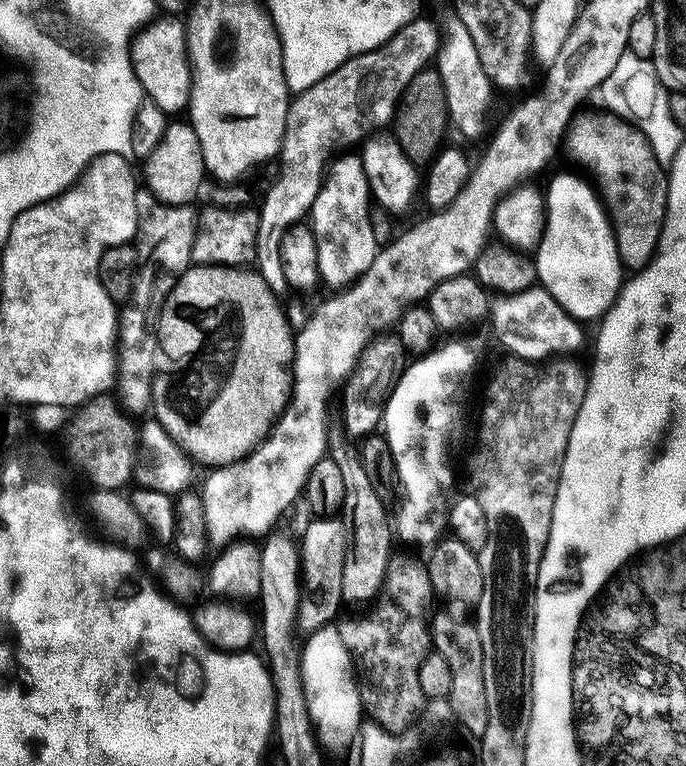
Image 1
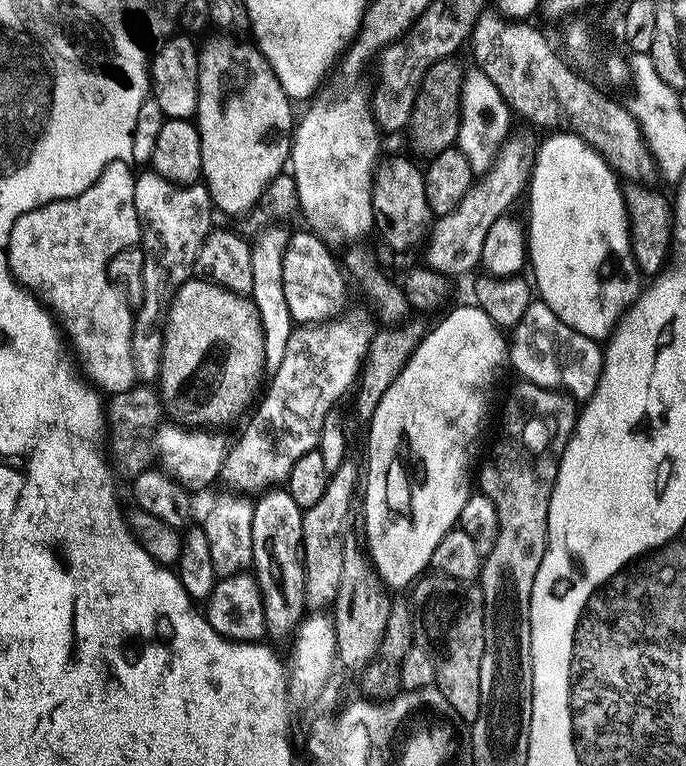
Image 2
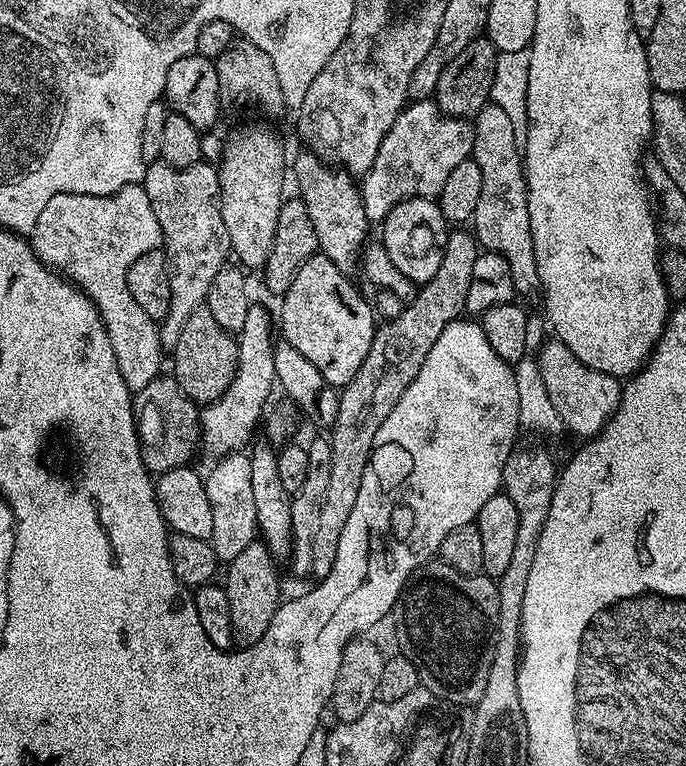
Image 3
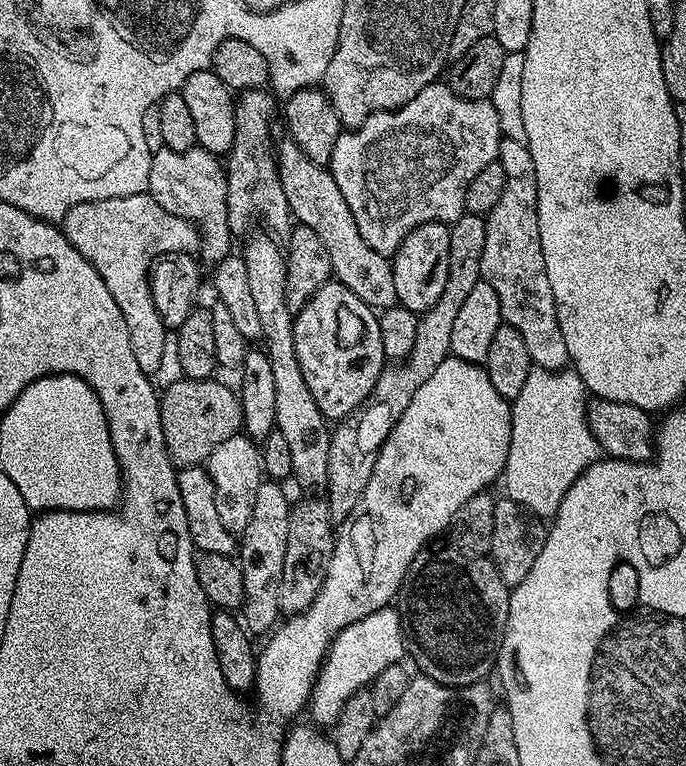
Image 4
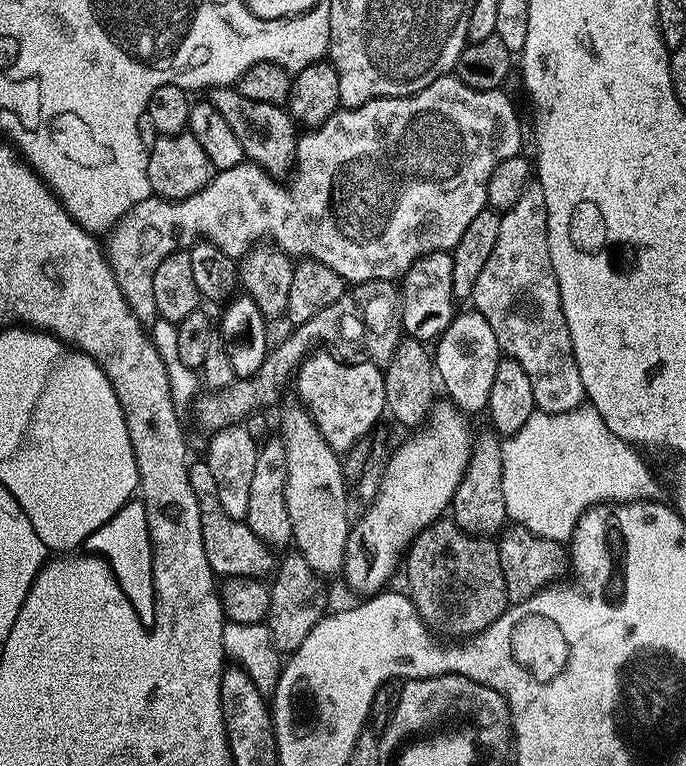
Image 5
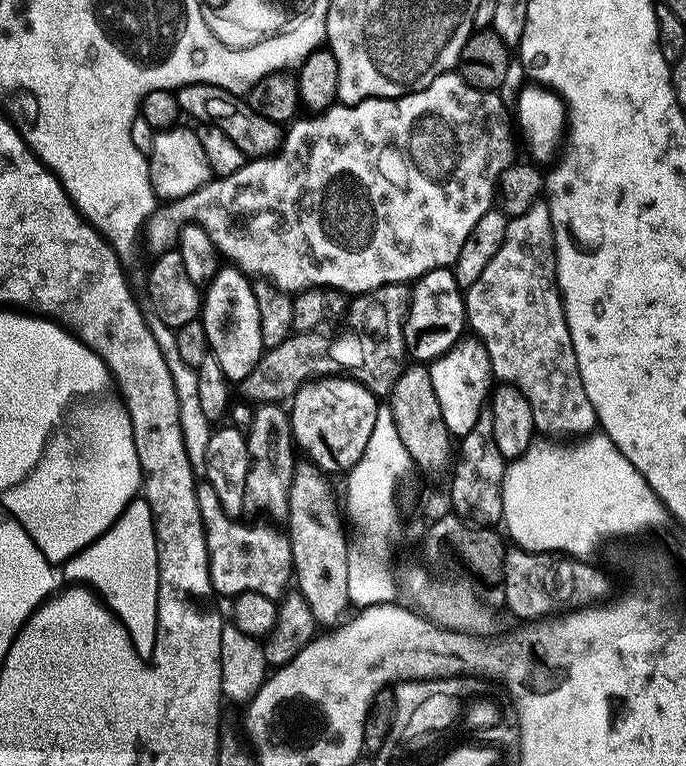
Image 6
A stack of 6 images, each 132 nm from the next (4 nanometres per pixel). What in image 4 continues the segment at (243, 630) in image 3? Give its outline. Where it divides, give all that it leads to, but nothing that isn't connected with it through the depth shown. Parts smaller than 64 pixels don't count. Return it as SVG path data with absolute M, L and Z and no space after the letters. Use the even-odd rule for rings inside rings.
M271 478L260 483L258 494L254 494L254 514L250 514L250 522L238 540L238 563L242 570L244 591L238 619L252 638L271 633L282 616L278 602L278 582L282 582L282 561L286 559L286 530L290 511L290 499L283 487L283 483Z

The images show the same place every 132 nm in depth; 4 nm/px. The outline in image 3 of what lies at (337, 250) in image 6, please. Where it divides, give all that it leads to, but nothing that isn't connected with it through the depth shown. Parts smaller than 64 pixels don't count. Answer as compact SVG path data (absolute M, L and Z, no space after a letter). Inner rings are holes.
M417 100L409 103L400 117L390 126L386 138L382 138L382 146L370 166L370 170L363 173L362 182L359 181L358 191L365 213L369 221L382 222L395 204L410 200L413 196L425 198L439 197L442 186L446 186L446 178L454 171L458 162L469 159L474 146L474 130L467 120L458 120L454 116L446 116L432 100ZM143 183L127 184L117 192L108 196L91 196L90 194L54 194L42 214L38 214L38 222L30 233L32 252L44 264L58 270L61 277L67 278L92 301L96 312L104 324L106 334L110 338L110 346L114 350L114 358L122 376L159 376L160 334L157 321L152 320L134 302L134 294L130 294L130 286L126 282L128 267L142 254L155 252L161 247L158 218L154 218L154 210L150 198L146 194Z

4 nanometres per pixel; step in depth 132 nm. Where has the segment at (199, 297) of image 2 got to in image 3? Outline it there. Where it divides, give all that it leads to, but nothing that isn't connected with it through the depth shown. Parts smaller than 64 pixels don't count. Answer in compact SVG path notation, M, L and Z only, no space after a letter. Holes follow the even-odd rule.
M207 306L194 308L190 318L186 318L186 326L182 326L182 335L178 337L178 346L171 353L170 360L173 368L171 371L180 389L197 405L207 406L219 399L236 374L238 340L233 333L218 326L217 319L214 314L210 314Z

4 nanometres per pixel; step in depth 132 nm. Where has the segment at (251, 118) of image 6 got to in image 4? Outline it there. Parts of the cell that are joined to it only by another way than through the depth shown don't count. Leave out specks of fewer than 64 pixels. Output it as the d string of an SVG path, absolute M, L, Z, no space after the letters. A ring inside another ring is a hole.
M284 138L275 159L277 174L291 215L296 224L304 224L314 230L318 238L322 238L322 246L326 246L326 254L330 254L332 276L342 286L354 290L354 294L358 294L358 298L362 298L362 302L366 302L374 310L396 306L398 301L389 257L378 254L362 238L354 222L354 214L350 214L350 206L346 206L346 198L338 190L331 171L304 155L291 138Z

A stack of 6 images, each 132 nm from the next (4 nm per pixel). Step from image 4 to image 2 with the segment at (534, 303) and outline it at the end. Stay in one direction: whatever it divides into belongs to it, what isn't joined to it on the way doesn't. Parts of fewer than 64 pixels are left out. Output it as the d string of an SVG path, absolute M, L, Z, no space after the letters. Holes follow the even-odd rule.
M475 66L469 67L464 73L464 81L460 87L460 125L455 147L466 154L466 162L470 162L473 174L489 172L492 163L500 157L500 148L510 139L513 131L514 113L507 101L495 88L490 78Z

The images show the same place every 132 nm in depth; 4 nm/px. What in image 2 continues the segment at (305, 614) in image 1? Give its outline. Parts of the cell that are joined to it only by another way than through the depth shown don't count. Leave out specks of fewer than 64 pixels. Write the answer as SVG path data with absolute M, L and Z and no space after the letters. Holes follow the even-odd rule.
M345 458L331 472L323 485L323 492L314 500L312 508L304 509L302 518L304 602L312 610L328 610L328 607L331 609L337 603L336 595L344 580L344 555L348 552L348 519L352 516L352 495L355 492L357 495L362 484L361 465L356 465L351 458Z

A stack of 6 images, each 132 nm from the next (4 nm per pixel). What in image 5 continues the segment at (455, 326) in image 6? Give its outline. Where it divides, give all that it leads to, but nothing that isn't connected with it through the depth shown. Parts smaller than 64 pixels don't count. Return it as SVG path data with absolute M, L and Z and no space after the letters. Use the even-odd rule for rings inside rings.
M451 251L447 252L431 252L422 258L418 258L418 262L414 262L410 266L410 270L405 272L402 277L402 287L399 289L401 312L401 326L405 337L412 337L423 342L432 342L439 338L446 330L446 326L450 326L454 315L454 262L452 261Z

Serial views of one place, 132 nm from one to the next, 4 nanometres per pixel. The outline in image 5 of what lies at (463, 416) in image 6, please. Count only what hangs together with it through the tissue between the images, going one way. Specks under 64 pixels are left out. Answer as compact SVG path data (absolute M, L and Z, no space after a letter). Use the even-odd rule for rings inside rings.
M475 310L457 311L452 317L450 326L435 341L434 372L444 384L447 396L461 411L483 413L488 406L490 386L494 386L494 370L498 370L498 362L502 358L498 338L494 338L494 330L490 330L490 322L482 318Z

